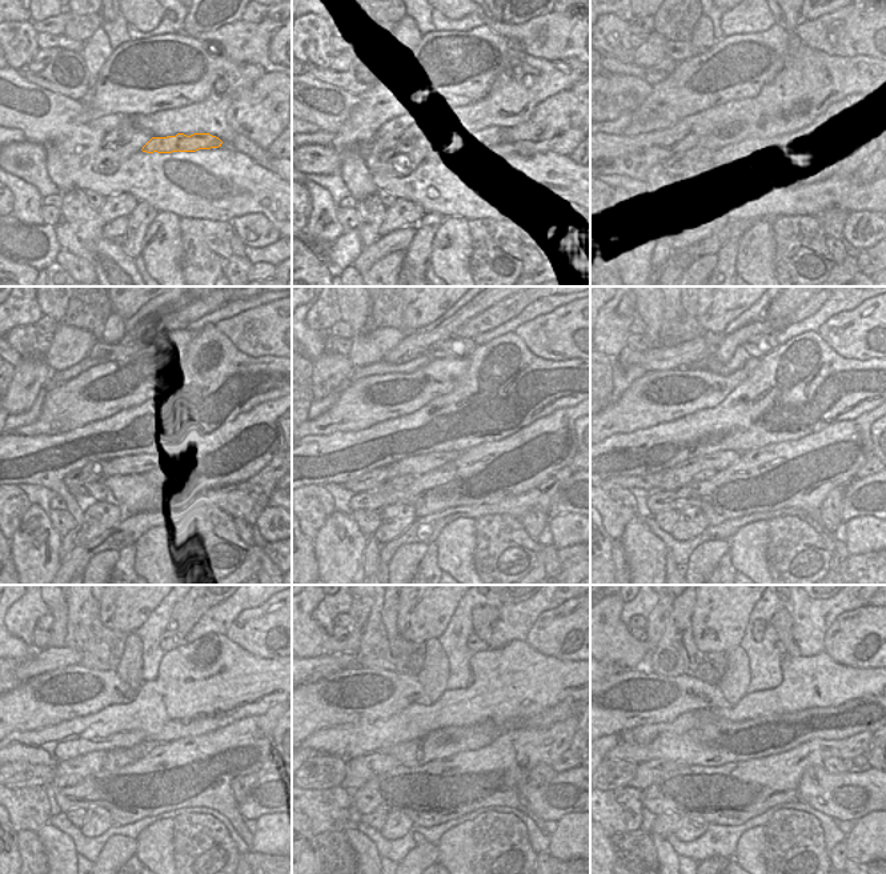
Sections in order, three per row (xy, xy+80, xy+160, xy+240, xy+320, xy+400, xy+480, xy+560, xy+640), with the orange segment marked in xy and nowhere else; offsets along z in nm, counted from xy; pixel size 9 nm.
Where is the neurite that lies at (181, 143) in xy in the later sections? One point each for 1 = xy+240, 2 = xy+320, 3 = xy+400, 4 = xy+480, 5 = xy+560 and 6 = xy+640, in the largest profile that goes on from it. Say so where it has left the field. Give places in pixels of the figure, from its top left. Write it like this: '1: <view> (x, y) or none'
1: xy+240 (141, 462)
2: xy+320 (417, 465)
3: xy+400 (674, 477)
4: xy+480 (68, 773)
5: xy+560 (359, 770)
6: xy+640 (649, 772)

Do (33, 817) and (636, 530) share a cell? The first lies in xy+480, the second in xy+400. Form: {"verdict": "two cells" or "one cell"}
{"verdict": "two cells"}

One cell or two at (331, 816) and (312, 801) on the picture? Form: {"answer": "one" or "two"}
{"answer": "one"}

